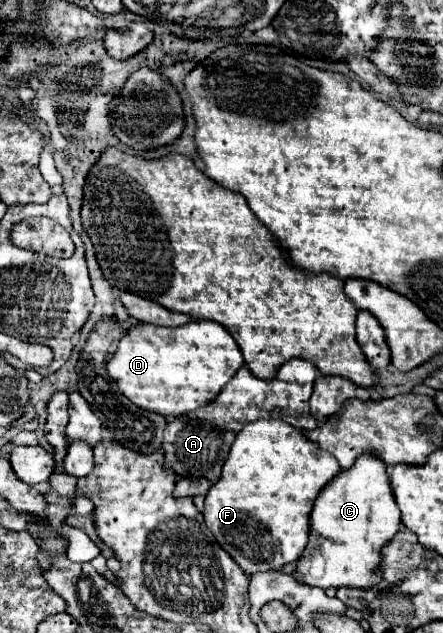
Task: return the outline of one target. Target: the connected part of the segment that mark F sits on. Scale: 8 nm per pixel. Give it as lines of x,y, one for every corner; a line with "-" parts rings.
279,419
251,421
241,429
229,449
221,479
209,489
205,497
205,523
215,535
217,543
235,559
247,573
279,571
287,563
295,563
309,541
309,515
319,491
341,471
331,453
323,451
303,431

